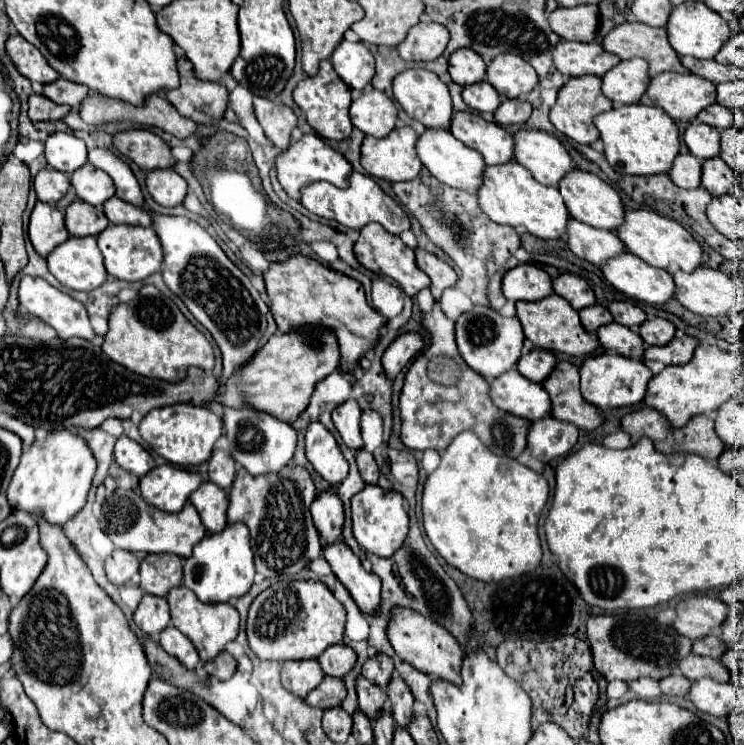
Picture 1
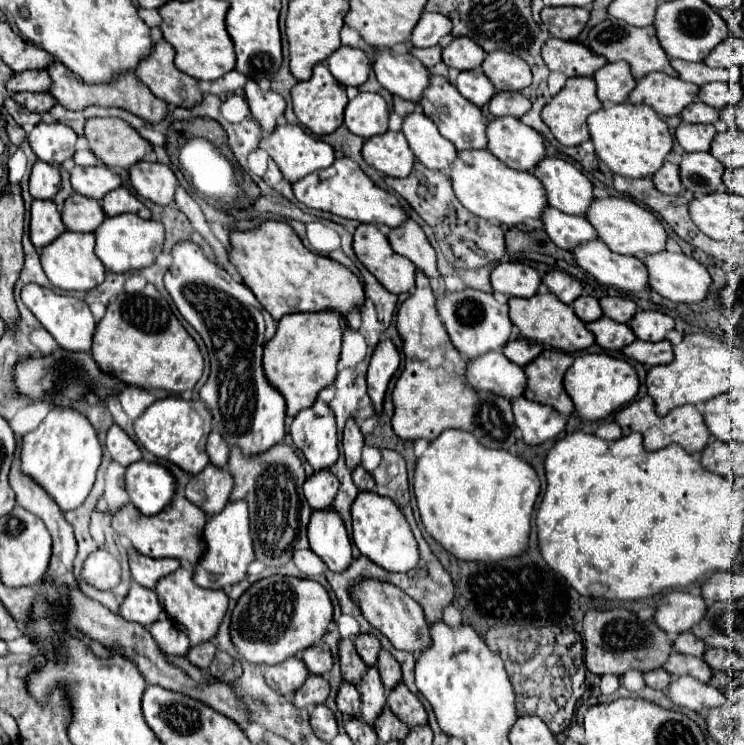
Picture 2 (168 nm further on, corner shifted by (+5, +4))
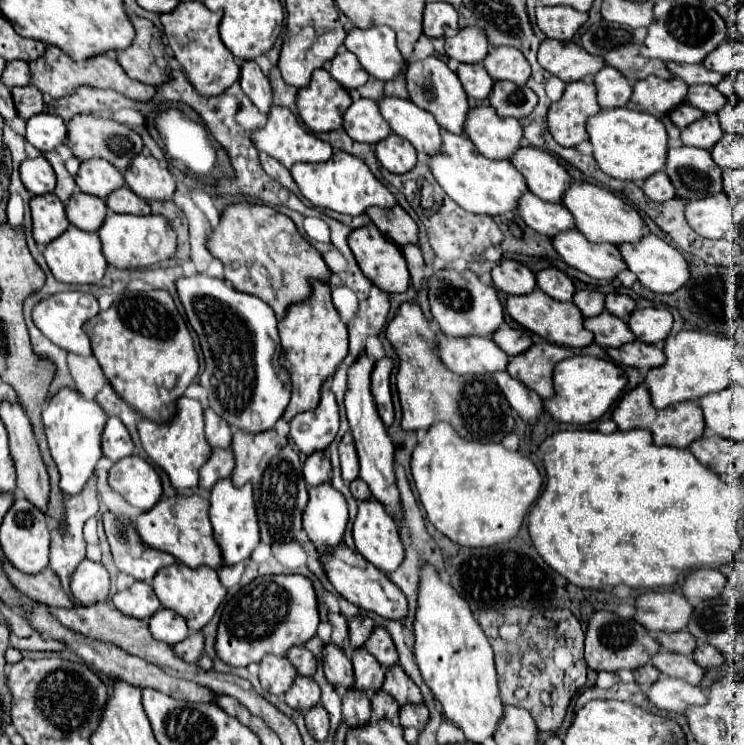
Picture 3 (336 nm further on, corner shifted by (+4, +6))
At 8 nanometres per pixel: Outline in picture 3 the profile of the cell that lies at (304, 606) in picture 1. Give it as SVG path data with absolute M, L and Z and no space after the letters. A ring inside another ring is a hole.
M259 576L251 584L243 586L223 608L215 652L217 656L233 666L247 666L251 662L261 662L265 654L285 656L295 644L303 644L315 636L319 624L317 596L309 578L291 576Z

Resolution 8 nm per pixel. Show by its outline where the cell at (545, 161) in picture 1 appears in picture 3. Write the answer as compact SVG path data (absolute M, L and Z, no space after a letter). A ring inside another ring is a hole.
M471 106L463 132L483 156L495 160L509 160L523 144L519 120L497 116L493 106Z

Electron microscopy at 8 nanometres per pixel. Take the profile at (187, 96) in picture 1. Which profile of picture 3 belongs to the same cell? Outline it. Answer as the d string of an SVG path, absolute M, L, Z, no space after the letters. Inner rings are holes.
M133 16L131 24L135 28L135 40L129 48L117 50L117 62L129 78L159 86L167 78L167 58L171 58L161 42L161 32L145 18Z

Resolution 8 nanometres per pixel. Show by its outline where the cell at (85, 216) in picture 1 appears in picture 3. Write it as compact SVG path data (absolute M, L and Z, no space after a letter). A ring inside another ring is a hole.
M81 190L71 194L65 208L67 208L69 222L77 226L79 230L89 230L89 232L99 230L99 226L105 220L105 212L107 212L107 206L101 198L85 194Z

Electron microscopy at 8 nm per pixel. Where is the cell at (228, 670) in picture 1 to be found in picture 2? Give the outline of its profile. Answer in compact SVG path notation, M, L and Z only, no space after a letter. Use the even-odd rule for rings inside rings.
M204 642L204 644L192 646L192 648L188 650L188 660L190 660L194 666L206 670L206 668L212 664L214 654L216 654L216 646L214 646L214 642Z

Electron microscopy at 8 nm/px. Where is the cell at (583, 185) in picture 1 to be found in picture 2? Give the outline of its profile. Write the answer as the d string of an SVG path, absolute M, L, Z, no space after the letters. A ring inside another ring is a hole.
M544 158L536 166L534 176L544 184L550 206L554 206L560 212L570 214L570 216L586 216L588 204L592 204L592 200L594 200L594 184L572 162L562 160L562 158Z

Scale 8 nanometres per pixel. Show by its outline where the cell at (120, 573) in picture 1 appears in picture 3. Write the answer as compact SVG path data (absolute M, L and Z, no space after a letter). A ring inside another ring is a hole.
M83 560L71 576L71 594L83 606L103 602L109 594L109 574L105 566Z

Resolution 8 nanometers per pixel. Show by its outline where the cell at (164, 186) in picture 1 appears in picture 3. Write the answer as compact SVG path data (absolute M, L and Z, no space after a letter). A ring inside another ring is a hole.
M139 154L125 172L127 186L145 200L171 200L175 180L167 168L161 168L153 156Z

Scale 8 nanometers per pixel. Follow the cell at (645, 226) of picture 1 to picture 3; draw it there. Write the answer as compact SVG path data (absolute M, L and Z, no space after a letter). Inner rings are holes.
M573 180L565 190L561 202L573 214L577 230L591 242L621 244L621 242L637 242L643 236L643 220L639 212L601 186Z

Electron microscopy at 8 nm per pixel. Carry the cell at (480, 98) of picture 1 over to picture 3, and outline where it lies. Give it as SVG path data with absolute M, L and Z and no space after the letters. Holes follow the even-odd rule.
M459 64L457 76L471 100L483 100L491 94L493 78L481 64Z

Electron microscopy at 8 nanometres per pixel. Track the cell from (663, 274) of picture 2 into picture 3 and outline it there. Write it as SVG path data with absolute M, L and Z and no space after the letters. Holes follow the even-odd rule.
M645 234L641 238L641 242L625 242L625 246L619 246L621 256L625 258L625 264L629 270L633 270L639 278L639 282L653 290L653 292L661 292L661 294L671 294L675 290L679 290L683 284L687 284L689 280L689 266L685 262L685 258L681 256L681 252L673 246L669 246L665 240L661 240L655 234Z

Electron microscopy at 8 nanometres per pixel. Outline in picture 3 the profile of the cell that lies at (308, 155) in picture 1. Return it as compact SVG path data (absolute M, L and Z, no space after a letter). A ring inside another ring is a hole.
M271 106L271 110L267 112L265 126L259 128L259 130L255 130L251 134L251 140L253 140L253 144L255 144L257 150L267 152L275 160L279 160L285 168L291 168L297 162L325 162L333 154L333 148L327 142L319 140L313 132L309 132L297 120L297 116L289 108L283 108L283 106Z

